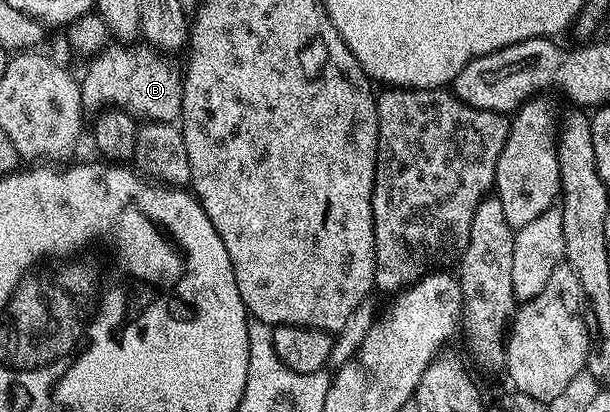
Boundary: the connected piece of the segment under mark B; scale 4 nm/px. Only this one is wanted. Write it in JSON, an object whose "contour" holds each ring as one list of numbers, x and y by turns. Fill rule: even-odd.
{"contour":[[144,42,109,43,104,51,97,52,95,56,87,61,88,69,85,70,84,76,82,75,82,79,80,80,82,106,92,114,110,108,120,108,144,122,173,123,179,117,182,110,184,81,181,69,176,69,168,60,171,59,165,53,148,47]]}

